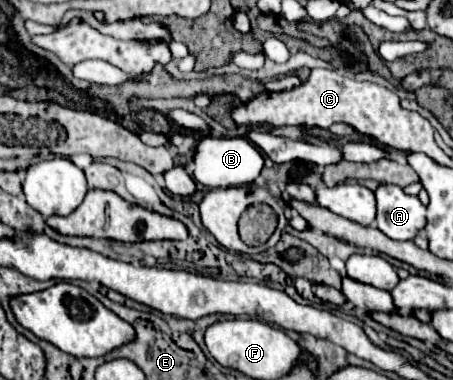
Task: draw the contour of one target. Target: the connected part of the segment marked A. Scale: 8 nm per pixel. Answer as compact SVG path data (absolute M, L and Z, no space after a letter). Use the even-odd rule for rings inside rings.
M380 185L376 189L376 201L376 227L390 239L414 239L426 225L426 207L418 197L406 195L396 185Z

